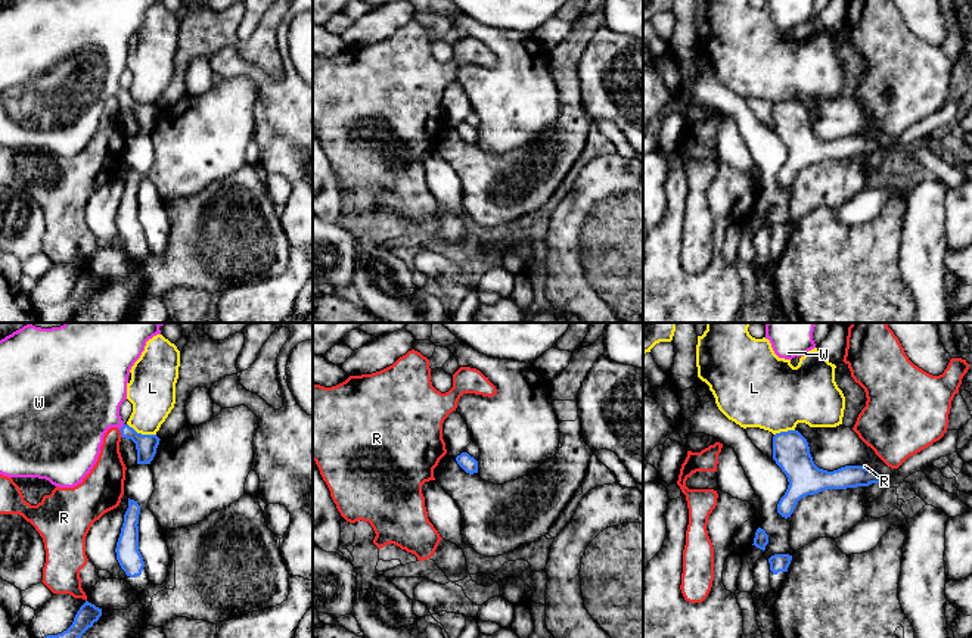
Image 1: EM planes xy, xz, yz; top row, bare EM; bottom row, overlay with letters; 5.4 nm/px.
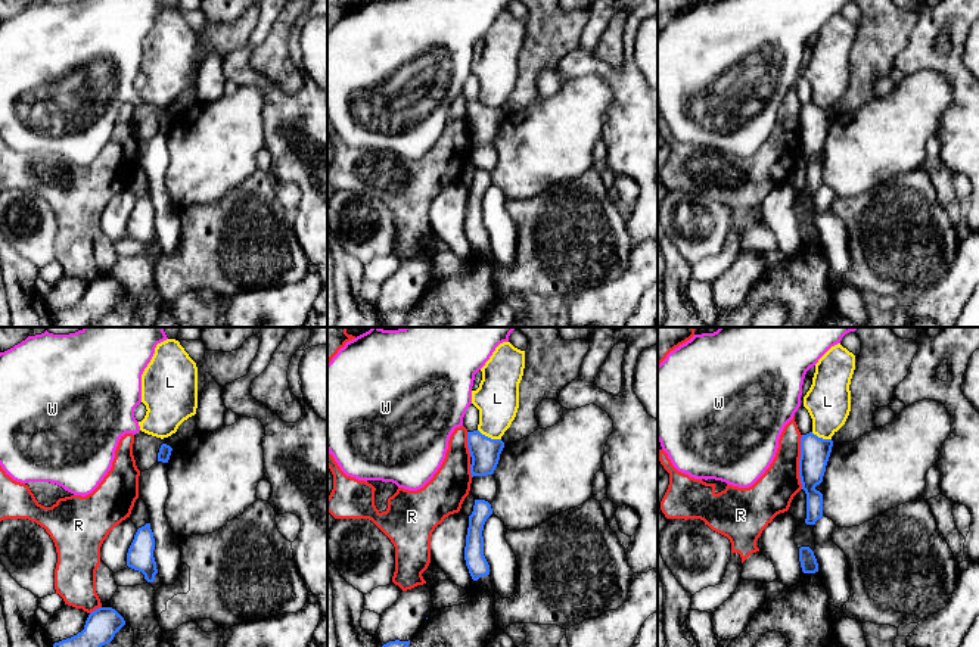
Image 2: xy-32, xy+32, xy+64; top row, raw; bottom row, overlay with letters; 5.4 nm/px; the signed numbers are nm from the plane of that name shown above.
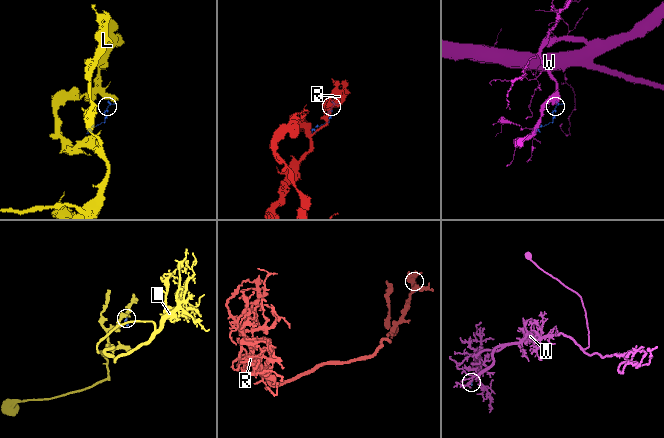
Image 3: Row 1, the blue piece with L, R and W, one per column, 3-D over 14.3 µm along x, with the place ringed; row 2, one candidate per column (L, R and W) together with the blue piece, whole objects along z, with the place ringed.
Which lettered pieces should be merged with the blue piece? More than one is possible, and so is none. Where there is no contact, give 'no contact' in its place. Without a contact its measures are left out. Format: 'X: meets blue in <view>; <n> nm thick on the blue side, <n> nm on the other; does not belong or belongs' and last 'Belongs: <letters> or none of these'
L: meets blue in xy; 120 nm thick on the blue side, 260 nm on the other; does not belong
R: meets blue in xy; 120 nm thick on the blue side, 190 nm on the other; does not belong
W: meets blue in xy; 120 nm thick on the blue side, 400 nm on the other; belongs
Belongs: W

